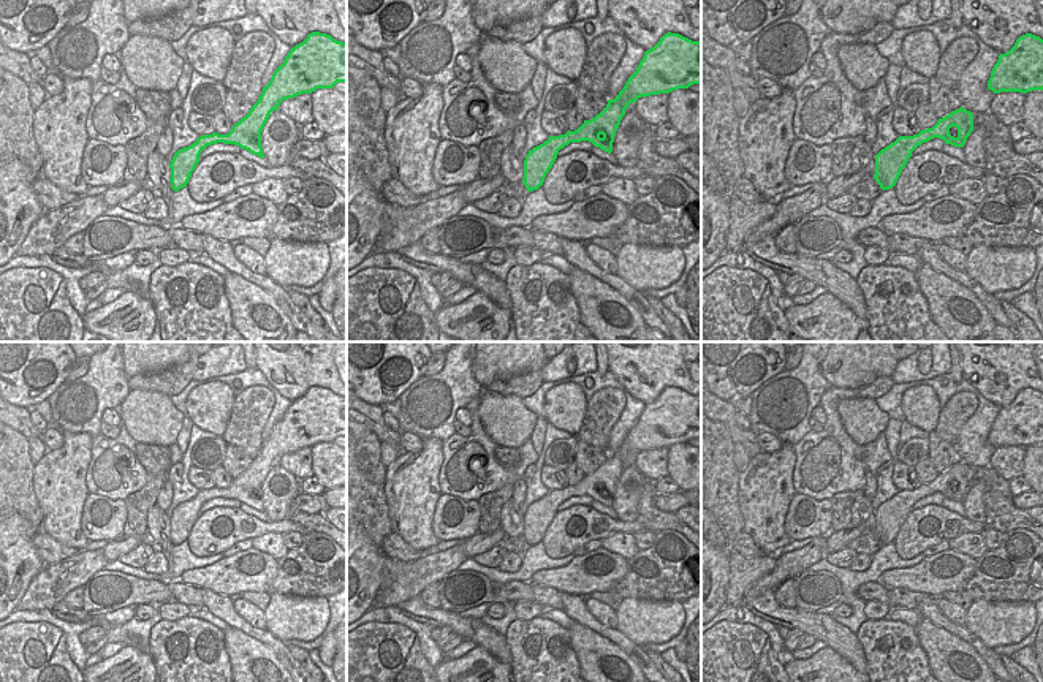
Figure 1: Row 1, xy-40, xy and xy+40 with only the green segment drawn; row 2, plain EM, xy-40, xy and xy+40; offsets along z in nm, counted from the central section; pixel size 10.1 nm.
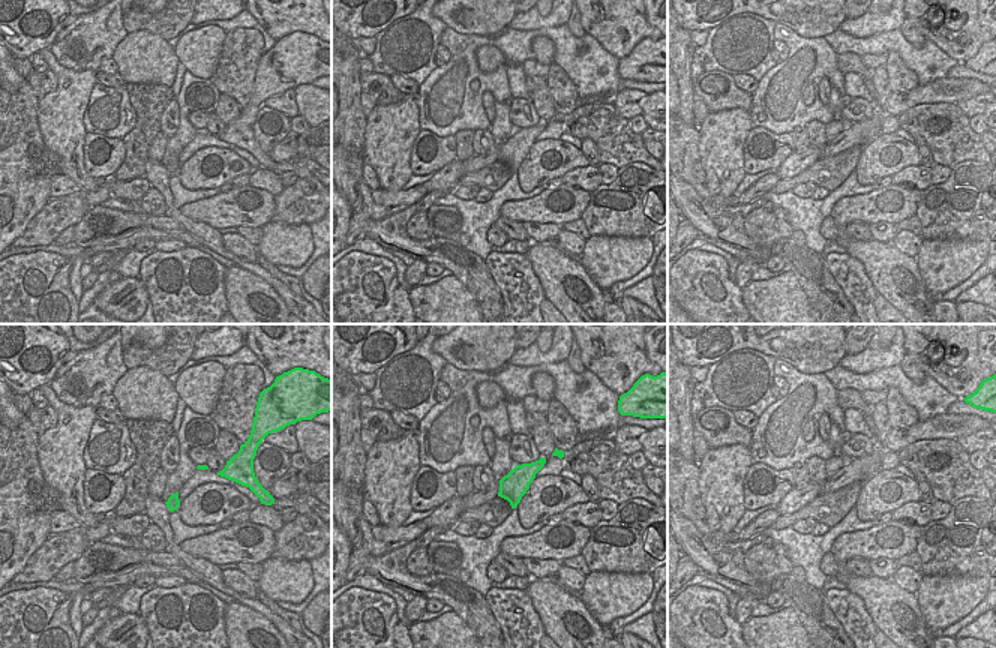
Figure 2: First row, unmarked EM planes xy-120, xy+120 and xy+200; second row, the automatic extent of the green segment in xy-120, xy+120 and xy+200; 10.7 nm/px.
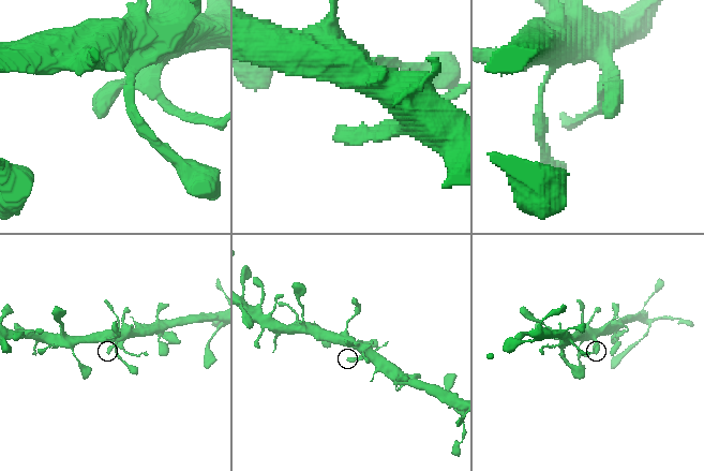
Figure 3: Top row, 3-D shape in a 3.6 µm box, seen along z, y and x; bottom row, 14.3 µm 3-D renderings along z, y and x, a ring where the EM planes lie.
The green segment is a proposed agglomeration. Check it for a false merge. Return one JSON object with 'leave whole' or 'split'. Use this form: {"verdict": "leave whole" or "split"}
{"verdict": "leave whole"}

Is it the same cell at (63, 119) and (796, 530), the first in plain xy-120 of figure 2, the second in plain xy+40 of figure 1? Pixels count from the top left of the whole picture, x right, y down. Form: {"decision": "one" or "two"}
{"decision": "two"}

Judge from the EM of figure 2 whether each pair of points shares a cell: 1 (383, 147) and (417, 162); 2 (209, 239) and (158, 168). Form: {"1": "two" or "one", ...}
{"1": "two", "2": "one"}

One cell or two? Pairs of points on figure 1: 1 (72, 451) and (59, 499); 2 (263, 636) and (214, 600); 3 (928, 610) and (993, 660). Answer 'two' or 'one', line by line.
1: one
2: one
3: one

